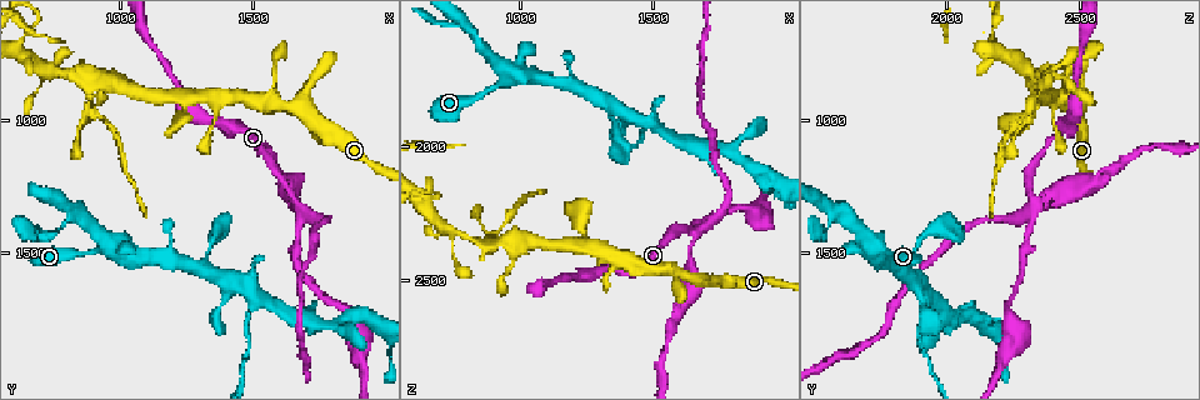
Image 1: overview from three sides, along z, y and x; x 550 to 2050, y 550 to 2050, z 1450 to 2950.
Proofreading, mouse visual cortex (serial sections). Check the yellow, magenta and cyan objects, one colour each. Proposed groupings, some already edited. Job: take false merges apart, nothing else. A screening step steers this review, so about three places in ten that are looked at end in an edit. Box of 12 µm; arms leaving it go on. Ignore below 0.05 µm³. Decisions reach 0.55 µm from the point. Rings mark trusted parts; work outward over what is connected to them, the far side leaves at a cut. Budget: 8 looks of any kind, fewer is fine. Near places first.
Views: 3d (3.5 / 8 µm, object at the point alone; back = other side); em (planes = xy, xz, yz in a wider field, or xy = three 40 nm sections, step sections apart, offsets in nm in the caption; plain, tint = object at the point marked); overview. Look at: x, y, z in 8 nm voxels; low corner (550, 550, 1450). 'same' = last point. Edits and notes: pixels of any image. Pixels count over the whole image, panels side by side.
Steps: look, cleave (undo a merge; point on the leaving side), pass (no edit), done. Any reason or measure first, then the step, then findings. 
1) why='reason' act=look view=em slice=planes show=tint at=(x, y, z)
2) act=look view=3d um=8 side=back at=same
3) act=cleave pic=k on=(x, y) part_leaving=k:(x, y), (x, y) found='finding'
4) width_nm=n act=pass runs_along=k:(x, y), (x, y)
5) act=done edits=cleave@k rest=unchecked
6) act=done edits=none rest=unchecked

why='side arm on a straight run' act=look view=3d um=3.5 at=(910, 850, 2360)

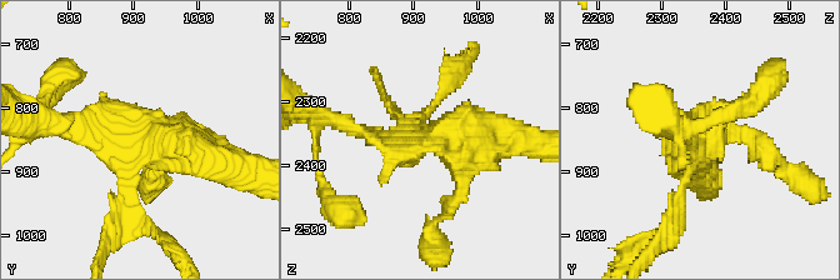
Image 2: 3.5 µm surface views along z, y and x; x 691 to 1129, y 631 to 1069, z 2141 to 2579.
act=look view=em slice=xy step=1 show=tint at=(910, 855, 2370)

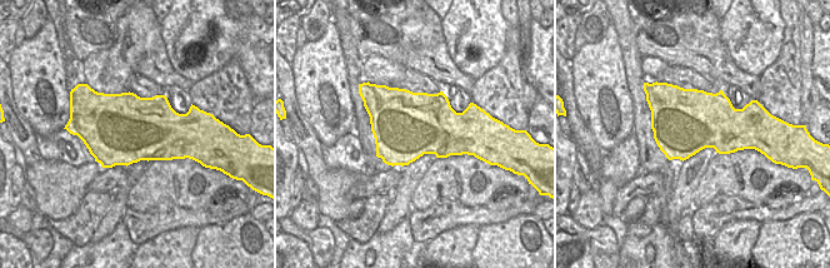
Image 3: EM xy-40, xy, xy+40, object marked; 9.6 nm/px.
act=pass found='one cell here'

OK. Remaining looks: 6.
why='a narrow waist' act=look view=3d um=8 at=(1340, 1030, 2410)

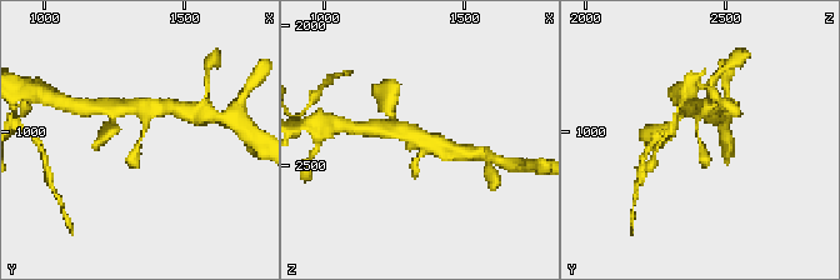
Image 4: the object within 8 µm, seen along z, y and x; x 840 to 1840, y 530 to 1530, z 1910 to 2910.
act=look view=3d um=3.5 at=(1340, 1040, 2400)

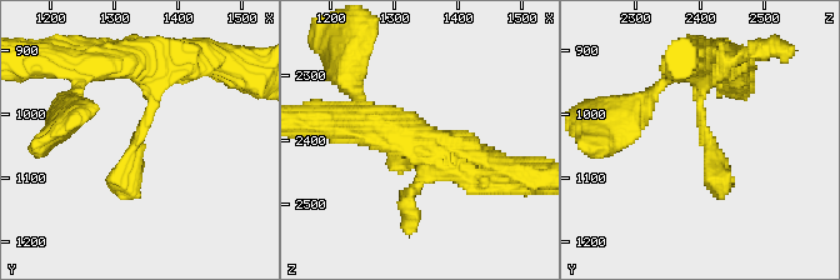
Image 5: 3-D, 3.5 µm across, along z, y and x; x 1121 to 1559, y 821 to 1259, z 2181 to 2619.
act=pass runs_along=5:(170, 63), (124, 170), (139, 196) found='continuous, no second cell'

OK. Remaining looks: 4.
why='four-way junction' act=look view=3d um=8 at=(1640, 1290, 2330)

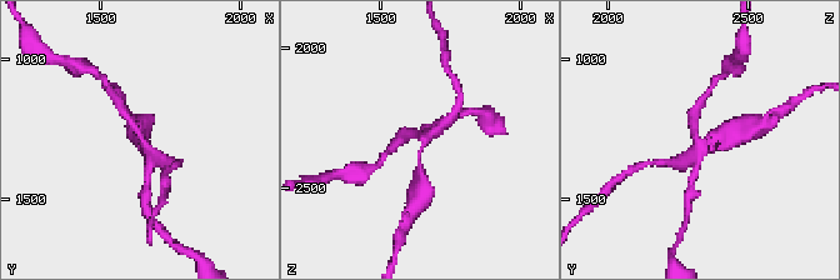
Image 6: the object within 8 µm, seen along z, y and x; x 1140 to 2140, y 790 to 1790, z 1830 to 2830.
act=look view=em slice=xy step=2 show=tint at=(1650, 1300, 2320)

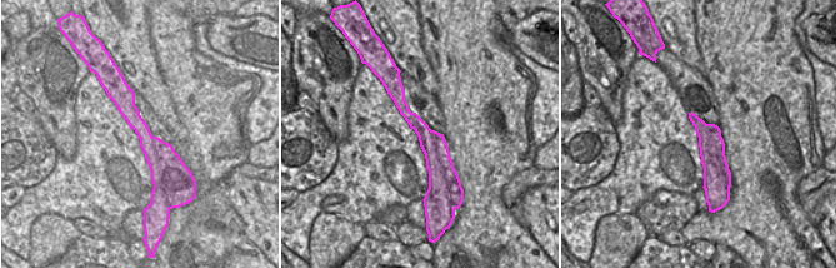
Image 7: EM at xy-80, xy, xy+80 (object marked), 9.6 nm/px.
width_nm=240 act=cleave pic=6 on=(723, 140) found='two cells meet here'

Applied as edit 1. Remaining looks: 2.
why='side arm on a straight run' act=look view=3d um=3.5 at=(1510, 1670, 1930)

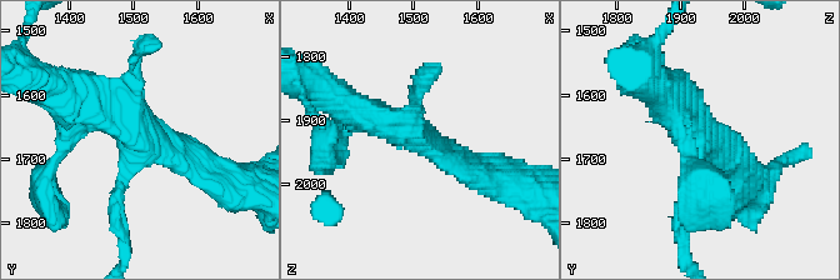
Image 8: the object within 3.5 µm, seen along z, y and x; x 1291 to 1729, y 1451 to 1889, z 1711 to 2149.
arms=3 arm_widths_nm=200,300,450 act=look view=em slice=xy step=3 show=tint at=(1505, 1670, 1925)

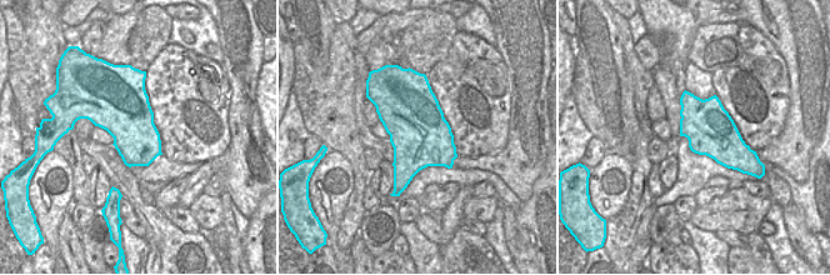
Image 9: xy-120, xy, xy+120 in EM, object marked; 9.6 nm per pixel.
act=cleave pic=8 on=(113, 219) found='a second cell is stuck on'

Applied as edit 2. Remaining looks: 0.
act=done edits=cleave@6,cleave@8 rest=unchecked

